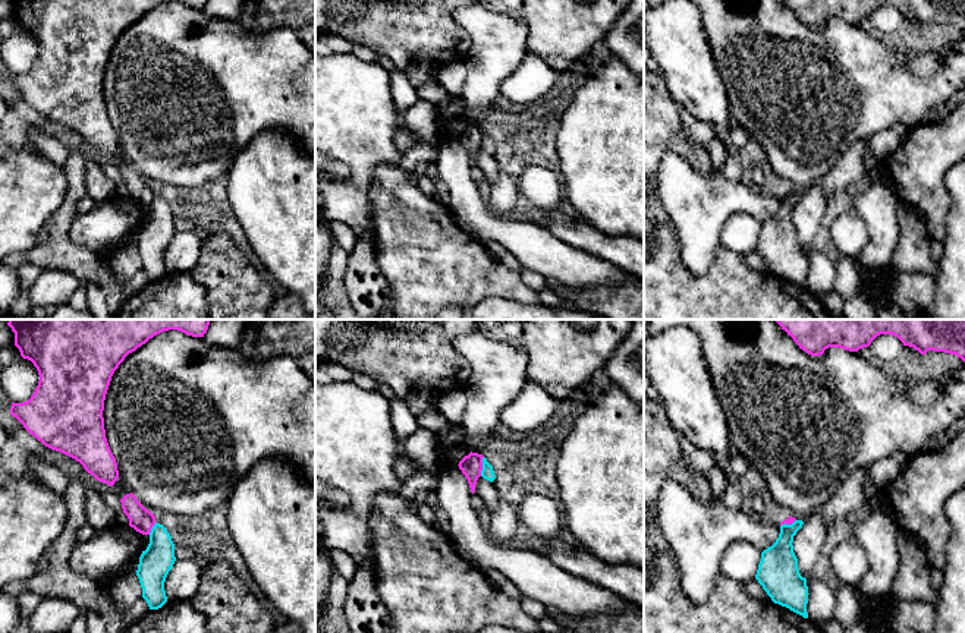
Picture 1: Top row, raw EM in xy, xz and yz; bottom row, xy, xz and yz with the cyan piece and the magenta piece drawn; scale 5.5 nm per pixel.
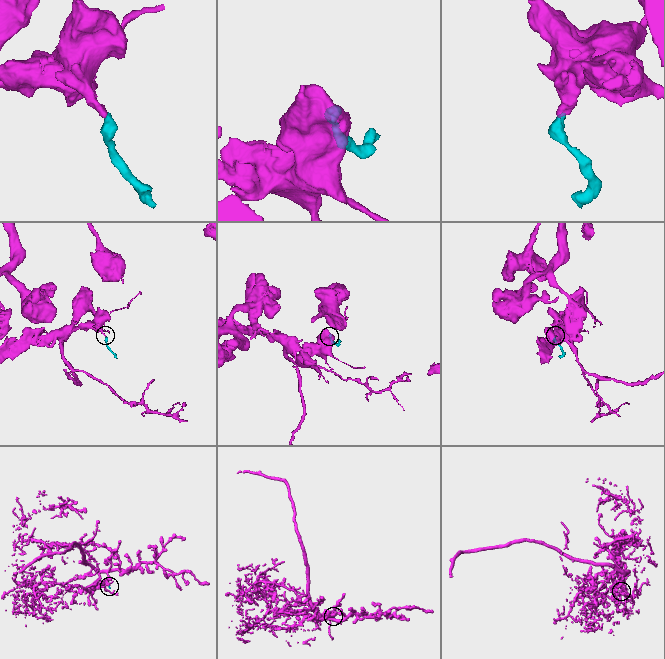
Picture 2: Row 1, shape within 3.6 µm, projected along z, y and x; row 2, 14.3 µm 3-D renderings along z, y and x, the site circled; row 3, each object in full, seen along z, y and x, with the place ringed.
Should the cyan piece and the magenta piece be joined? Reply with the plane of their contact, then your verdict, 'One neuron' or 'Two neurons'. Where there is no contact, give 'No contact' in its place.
Touches cyan in xz. Two neurons

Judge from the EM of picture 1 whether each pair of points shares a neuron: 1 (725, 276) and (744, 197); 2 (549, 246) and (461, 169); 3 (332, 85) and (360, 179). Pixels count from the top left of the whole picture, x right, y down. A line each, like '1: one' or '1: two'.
1: two
2: one
3: one

